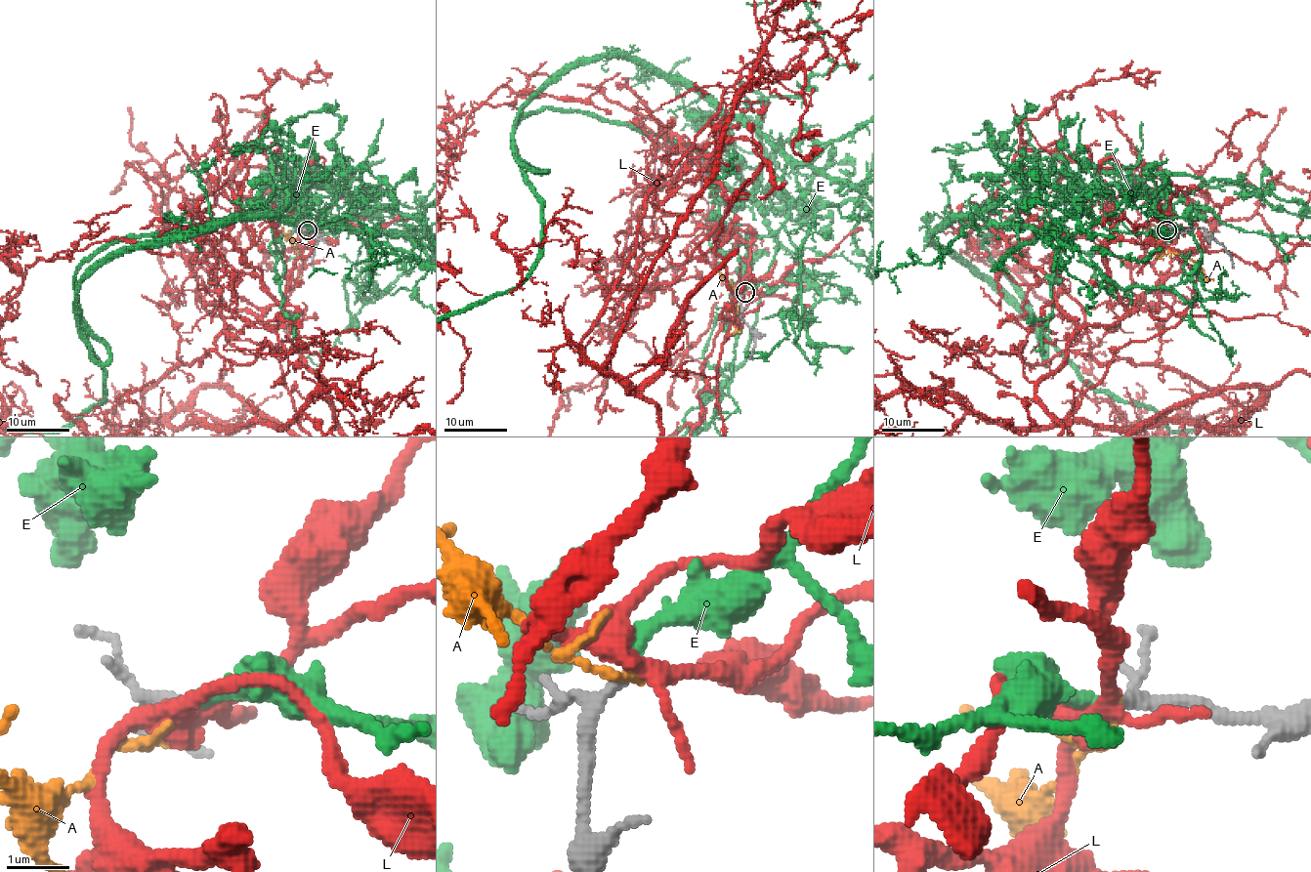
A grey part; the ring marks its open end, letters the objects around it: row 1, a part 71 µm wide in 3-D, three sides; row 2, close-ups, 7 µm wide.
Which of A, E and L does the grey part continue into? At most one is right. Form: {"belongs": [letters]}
{"belongs": ["E"]}

